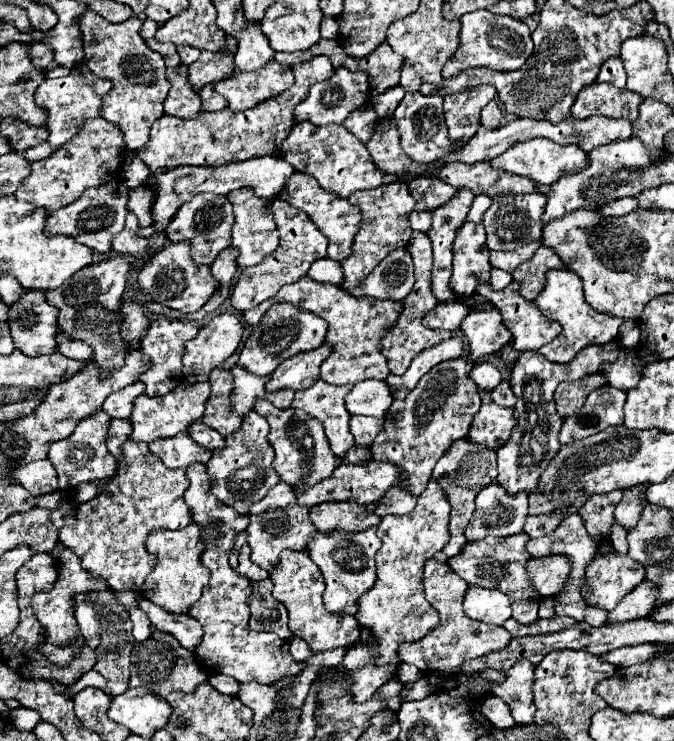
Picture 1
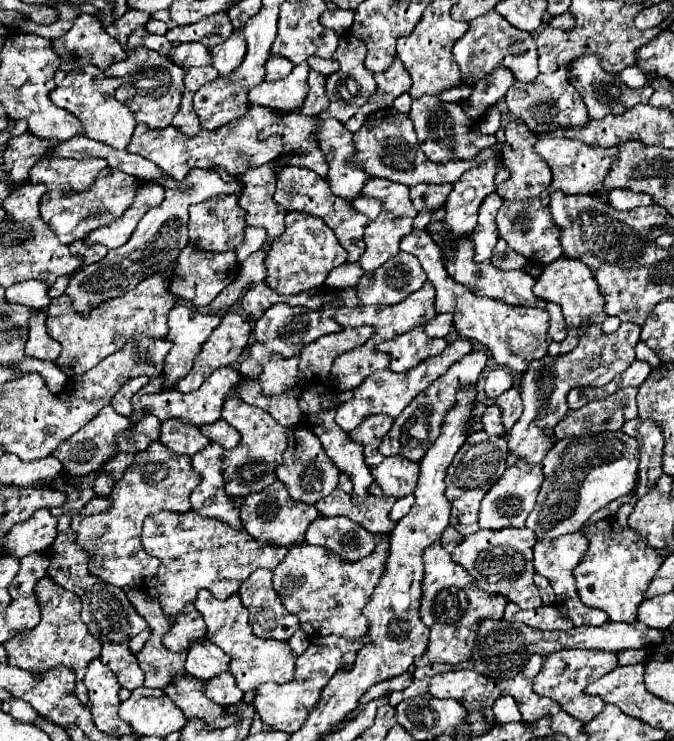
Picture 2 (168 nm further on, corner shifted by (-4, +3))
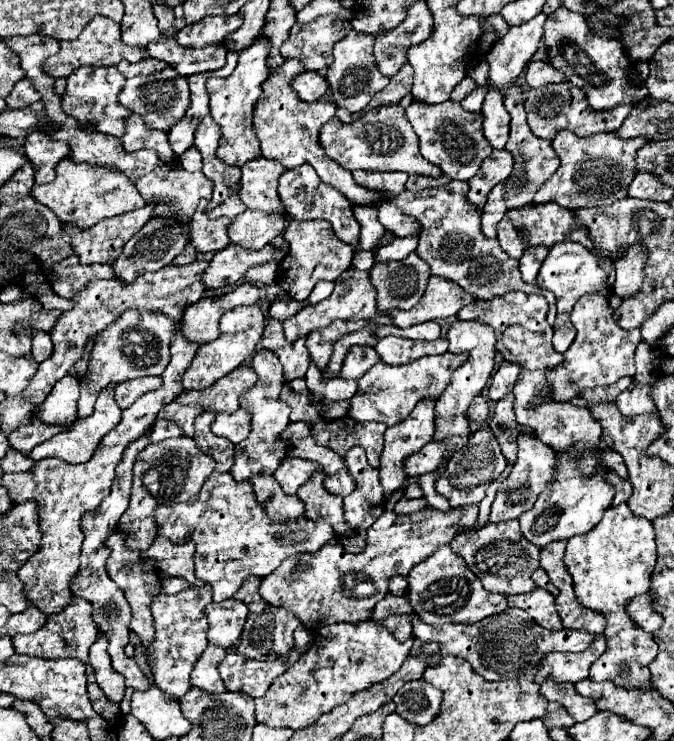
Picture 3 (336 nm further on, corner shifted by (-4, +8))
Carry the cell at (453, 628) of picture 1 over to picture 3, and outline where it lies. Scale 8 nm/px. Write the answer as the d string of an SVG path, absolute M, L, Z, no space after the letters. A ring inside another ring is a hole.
M440 546L428 560L422 560L412 568L408 574L408 598L414 608L414 612L420 616L420 620L442 626L446 622L454 624L474 624L476 620L482 620L492 614L500 614L508 608L506 596L500 596L498 592L488 592L480 584L478 576L470 572L470 568L464 564L460 556L452 552L452 548Z

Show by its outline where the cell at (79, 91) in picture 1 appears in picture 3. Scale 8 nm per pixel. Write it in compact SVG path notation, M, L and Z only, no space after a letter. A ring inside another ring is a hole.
M80 66L72 72L72 76L68 76L68 86L62 94L62 110L68 116L76 118L78 122L90 122L98 132L122 138L126 132L126 120L132 114L118 102L118 92L124 86L124 82L126 78L116 70L116 66L110 68Z

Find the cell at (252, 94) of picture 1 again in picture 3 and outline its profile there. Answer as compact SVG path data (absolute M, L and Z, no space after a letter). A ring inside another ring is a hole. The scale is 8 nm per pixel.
M300 72L292 80L292 90L298 94L300 100L316 102L320 96L326 94L328 84L326 84L326 78L320 76L318 72Z

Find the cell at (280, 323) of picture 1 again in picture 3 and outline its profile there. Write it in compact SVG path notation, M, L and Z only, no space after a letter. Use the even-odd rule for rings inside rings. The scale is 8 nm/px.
M348 268L348 272L340 274L334 284L336 284L336 288L326 300L322 300L322 302L318 302L314 306L306 306L300 312L296 312L296 316L290 316L288 320L282 320L282 328L284 328L286 340L296 340L300 336L308 336L314 330L330 326L334 320L344 320L344 322L370 320L370 318L374 318L378 314L376 290L370 284L370 274L368 272L360 272L360 270Z

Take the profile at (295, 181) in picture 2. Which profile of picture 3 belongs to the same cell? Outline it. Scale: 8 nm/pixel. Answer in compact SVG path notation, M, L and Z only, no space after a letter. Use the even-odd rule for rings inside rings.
M308 164L294 168L294 170L286 170L280 176L280 184L278 184L278 196L286 208L286 212L290 214L290 218L296 220L314 220L314 218L322 218L328 220L334 228L334 234L348 246L352 246L354 250L358 250L358 240L360 240L360 224L356 224L356 218L352 214L352 202L348 202L336 188L324 184L316 172L312 172L312 168L308 168Z

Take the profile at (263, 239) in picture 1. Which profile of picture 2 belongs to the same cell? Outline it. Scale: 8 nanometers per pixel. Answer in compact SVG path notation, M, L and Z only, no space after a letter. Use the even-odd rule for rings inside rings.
M266 163L262 167L248 169L240 181L244 183L244 191L240 195L240 207L246 211L246 223L248 225L258 225L268 231L270 241L274 237L280 237L284 233L284 217L286 211L276 205L272 199L274 189L276 189L276 169L272 163Z

